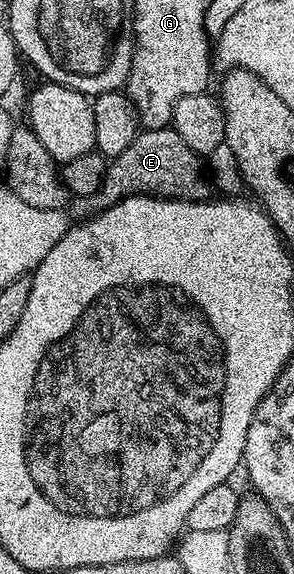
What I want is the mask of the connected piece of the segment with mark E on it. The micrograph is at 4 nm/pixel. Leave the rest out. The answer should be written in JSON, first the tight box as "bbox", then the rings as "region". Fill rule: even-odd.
{"bbox":[68,129,212,219],"region":[[[148,129],[139,132],[134,142],[106,166],[102,186],[87,197],[74,197],[68,213],[74,219],[89,219],[109,205],[126,197],[164,197],[172,201],[205,201],[211,196],[212,185],[203,158],[173,129]]]}

